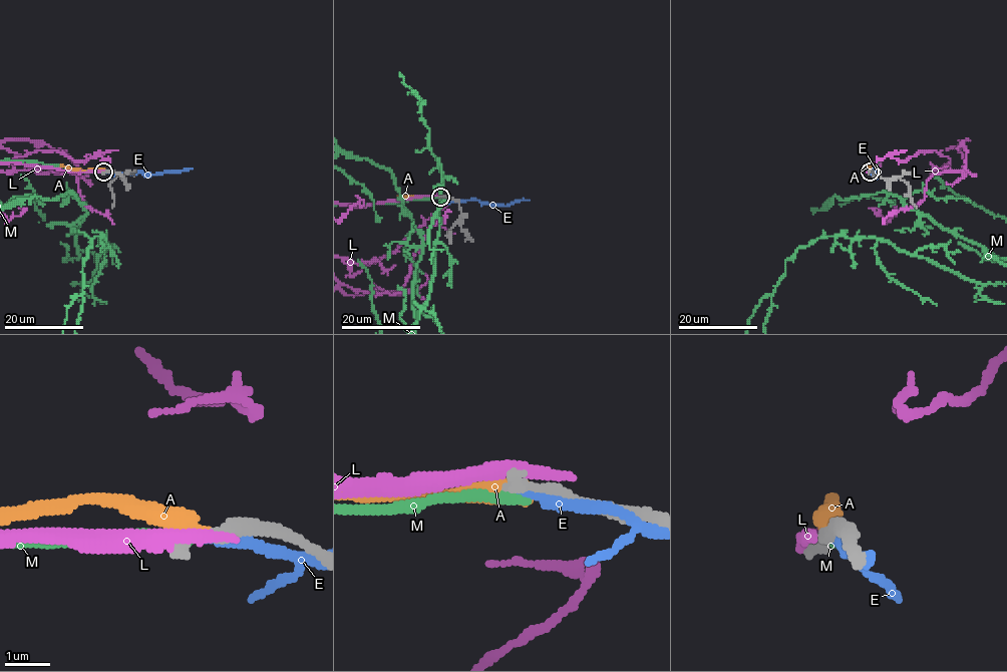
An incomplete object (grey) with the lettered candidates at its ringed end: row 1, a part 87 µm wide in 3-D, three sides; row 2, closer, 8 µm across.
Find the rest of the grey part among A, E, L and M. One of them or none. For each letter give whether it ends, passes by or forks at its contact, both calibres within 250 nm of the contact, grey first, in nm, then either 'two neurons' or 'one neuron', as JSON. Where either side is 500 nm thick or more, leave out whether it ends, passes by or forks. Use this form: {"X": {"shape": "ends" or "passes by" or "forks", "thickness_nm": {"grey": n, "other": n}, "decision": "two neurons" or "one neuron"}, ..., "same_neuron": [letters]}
{"A": {"shape": "ends", "thickness_nm": {"grey": 380, "other": 440}, "decision": "two neurons"}, "E": {"shape": "ends", "thickness_nm": {"grey": 280, "other": 360}, "decision": "two neurons"}, "L": {"shape": "ends", "thickness_nm": {"grey": 320, "other": 400}, "decision": "two neurons"}, "M": {"shape": "ends", "thickness_nm": {"grey": 320, "other": 260}, "decision": "two neurons"}, "same_neuron": []}

